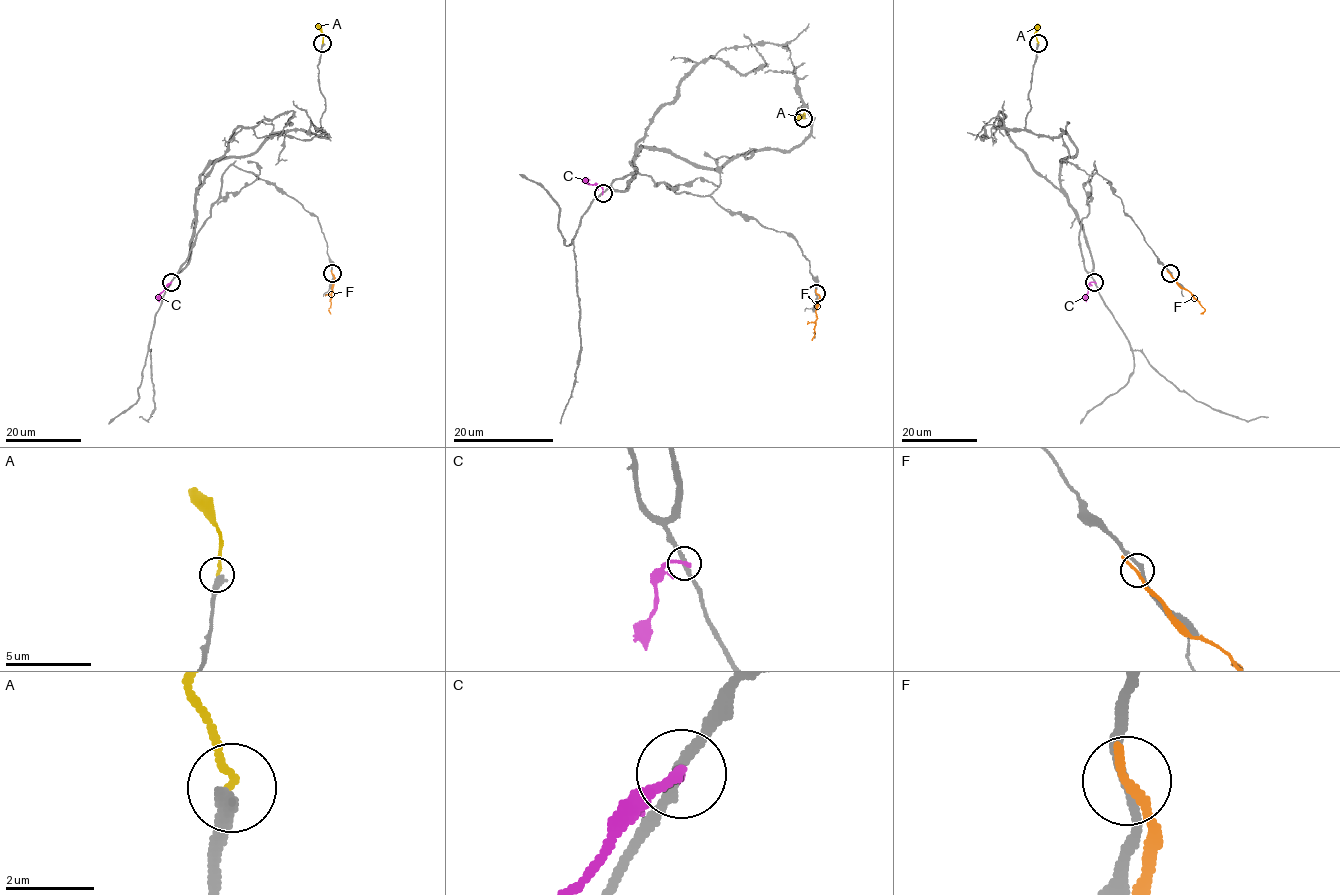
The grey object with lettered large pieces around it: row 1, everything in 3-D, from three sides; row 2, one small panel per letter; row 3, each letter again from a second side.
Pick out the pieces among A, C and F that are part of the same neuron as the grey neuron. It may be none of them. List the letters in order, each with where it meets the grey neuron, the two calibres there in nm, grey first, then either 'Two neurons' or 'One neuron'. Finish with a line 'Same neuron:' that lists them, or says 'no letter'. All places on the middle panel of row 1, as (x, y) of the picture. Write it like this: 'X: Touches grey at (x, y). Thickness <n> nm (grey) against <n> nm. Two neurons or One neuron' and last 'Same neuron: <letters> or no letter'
A: Touches grey at (803, 118). Thickness 400 nm (grey) against 170 nm. Two neurons
C: Touches grey at (603, 193). Thickness 240 nm (grey) against 200 nm. Two neurons
F: Touches grey at (816, 293). Thickness 200 nm (grey) against 220 nm. Two neurons
Same neuron: no letter

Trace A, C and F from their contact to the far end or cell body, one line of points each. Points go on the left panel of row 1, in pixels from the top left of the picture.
A: (322, 43), (322, 32), (317, 23)
C: (171, 282), (159, 295), (159, 302)
F: (332, 273), (330, 314)

